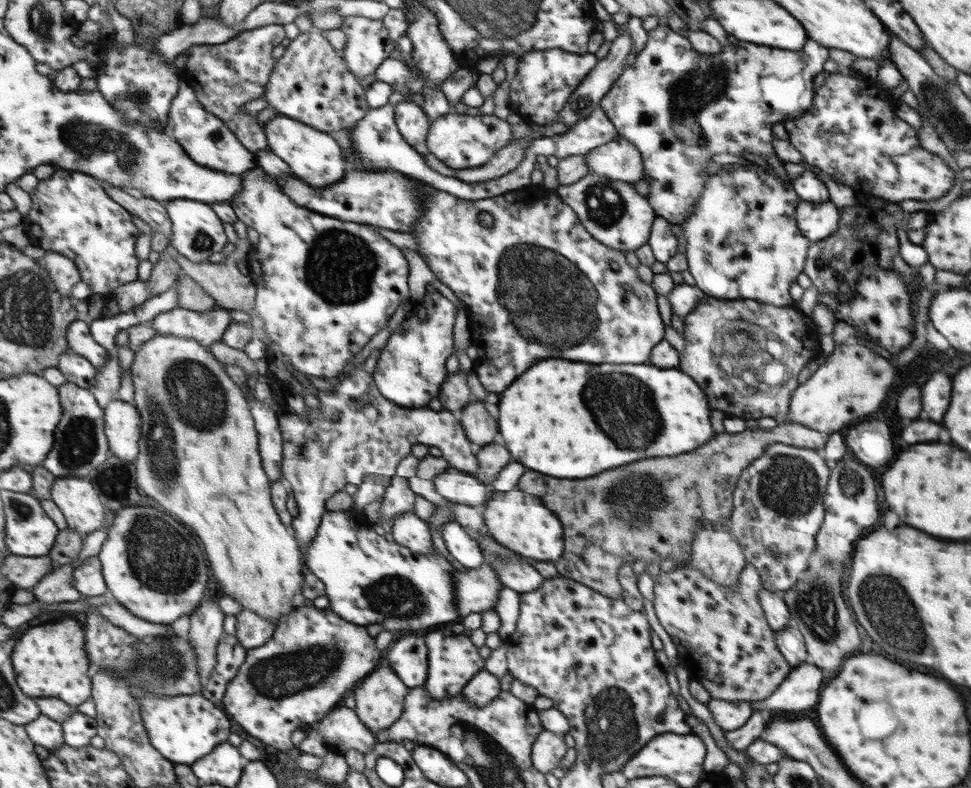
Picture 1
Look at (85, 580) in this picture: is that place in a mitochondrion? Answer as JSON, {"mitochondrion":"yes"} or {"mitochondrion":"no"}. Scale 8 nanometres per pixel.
{"mitochondrion":"no"}

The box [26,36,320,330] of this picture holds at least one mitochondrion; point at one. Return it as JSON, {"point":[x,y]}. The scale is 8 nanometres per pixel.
{"point":[88,140]}

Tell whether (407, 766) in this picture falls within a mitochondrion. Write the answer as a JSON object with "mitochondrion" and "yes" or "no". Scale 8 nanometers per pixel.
{"mitochondrion":"no"}

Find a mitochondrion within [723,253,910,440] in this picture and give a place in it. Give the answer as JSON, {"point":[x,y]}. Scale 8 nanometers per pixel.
{"point":[769,346]}

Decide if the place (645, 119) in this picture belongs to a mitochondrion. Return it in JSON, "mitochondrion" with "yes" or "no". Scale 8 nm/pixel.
{"mitochondrion":"no"}

